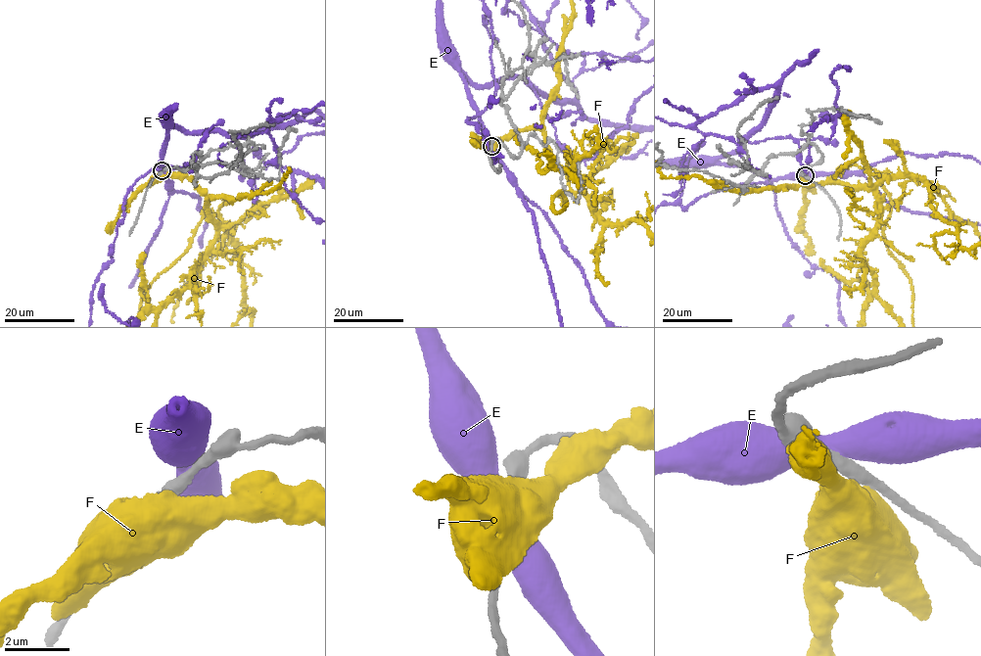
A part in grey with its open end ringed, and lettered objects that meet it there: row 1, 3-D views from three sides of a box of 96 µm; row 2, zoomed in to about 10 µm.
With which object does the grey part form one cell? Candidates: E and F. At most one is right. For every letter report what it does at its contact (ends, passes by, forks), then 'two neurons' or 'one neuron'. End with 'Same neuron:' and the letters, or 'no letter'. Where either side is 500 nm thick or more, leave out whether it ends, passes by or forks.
E: one neuron
F: two neurons
Same neuron: E

